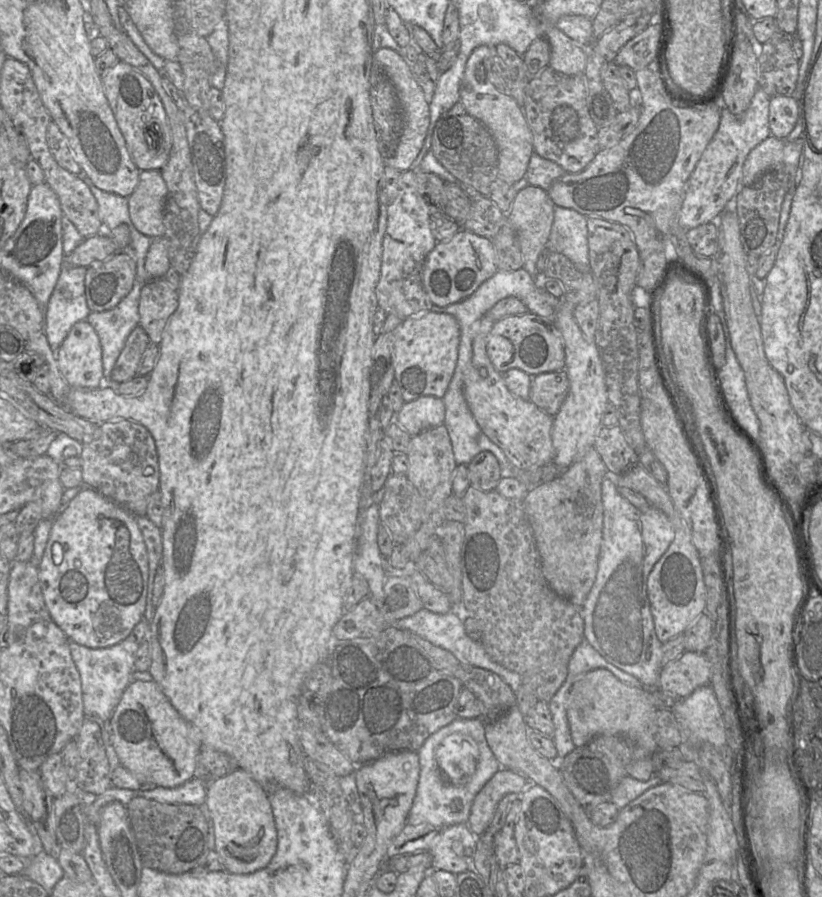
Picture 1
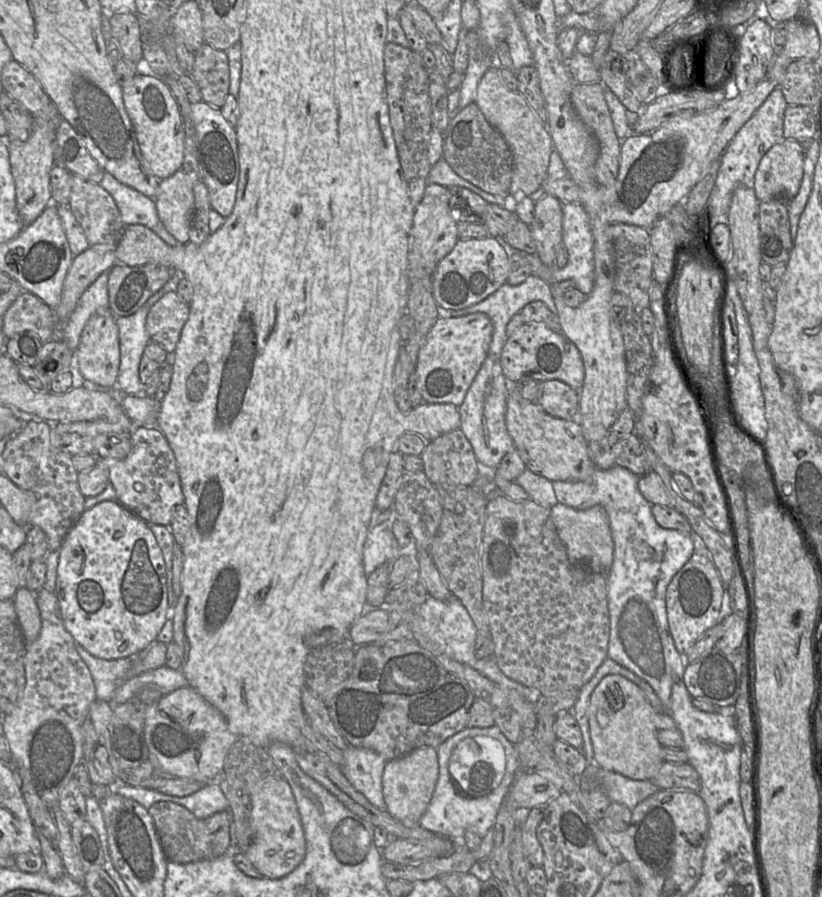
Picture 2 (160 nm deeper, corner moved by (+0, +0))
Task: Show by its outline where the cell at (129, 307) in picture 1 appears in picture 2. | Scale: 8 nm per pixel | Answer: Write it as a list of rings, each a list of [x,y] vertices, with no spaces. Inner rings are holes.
[[[159,290],[136,313],[116,317],[120,345],[120,367],[116,385],[128,395],[144,393],[139,377],[139,364],[145,347],[152,340],[146,329],[146,318],[150,308],[162,296],[162,290]]]

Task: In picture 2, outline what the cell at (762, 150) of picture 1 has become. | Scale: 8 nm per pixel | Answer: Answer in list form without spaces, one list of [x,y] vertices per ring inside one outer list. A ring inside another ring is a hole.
[[[785,139],[766,152],[753,182],[760,202],[772,199],[790,201],[797,195],[803,178],[805,151],[796,141]]]

